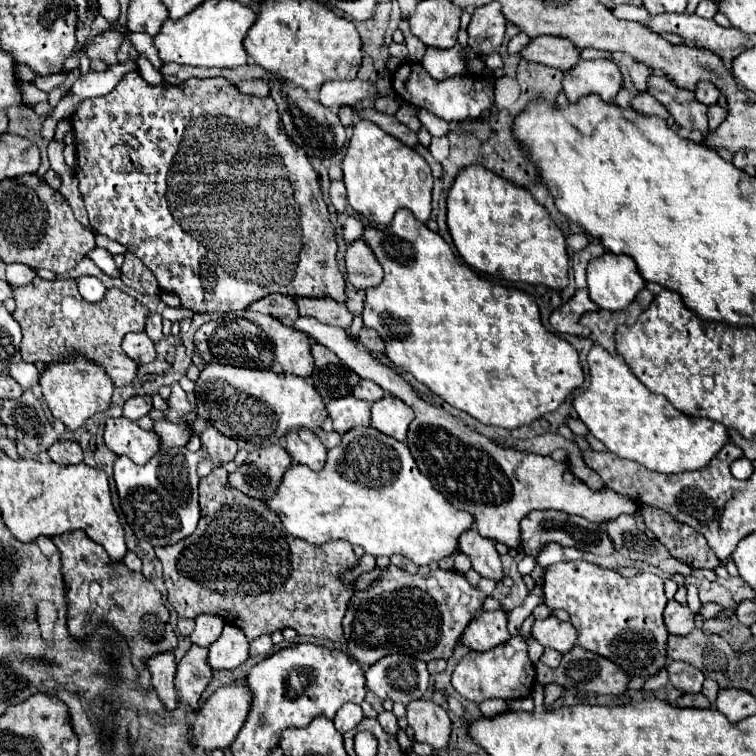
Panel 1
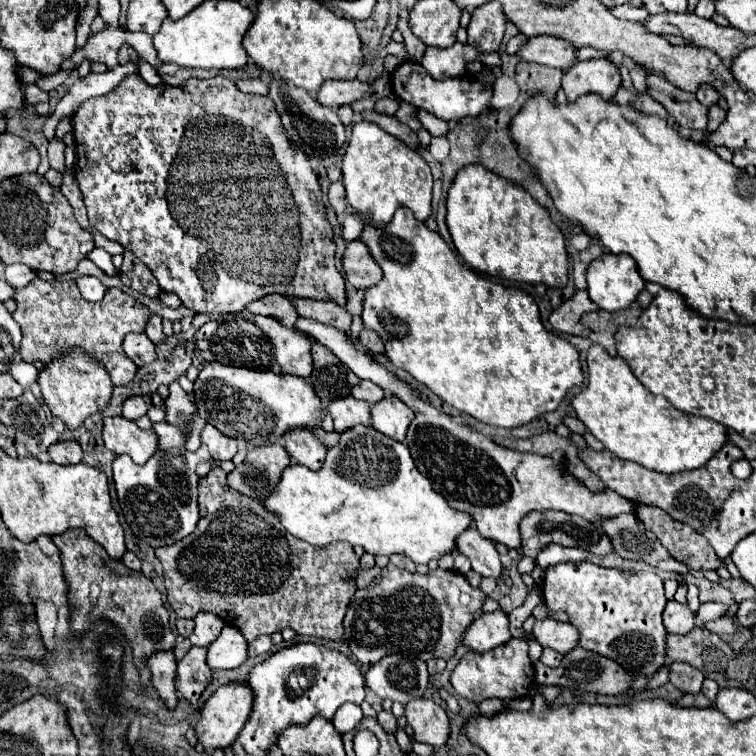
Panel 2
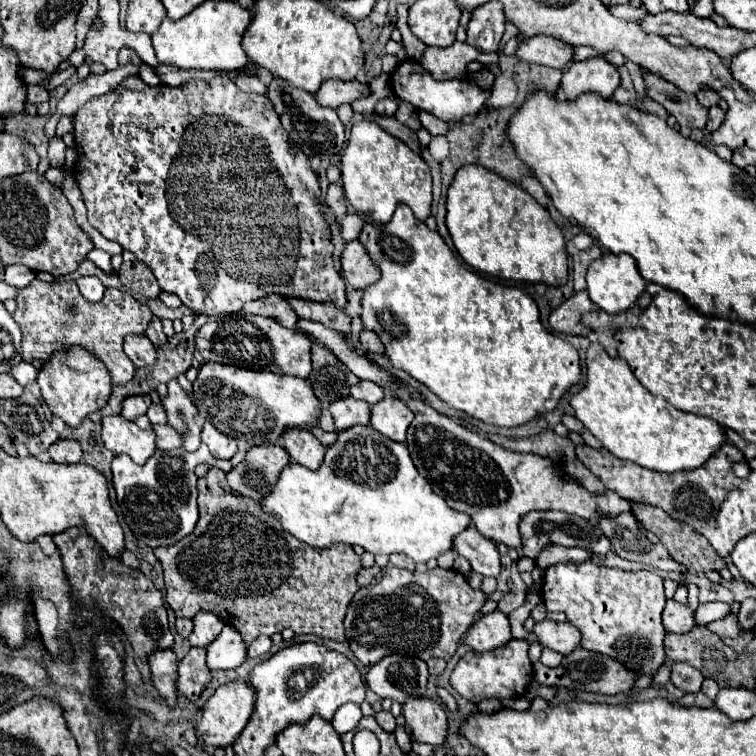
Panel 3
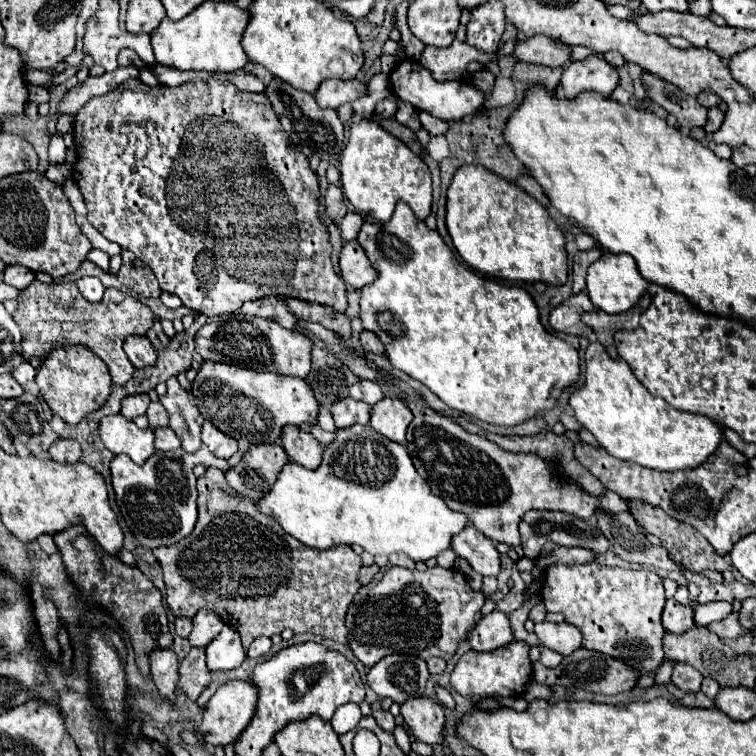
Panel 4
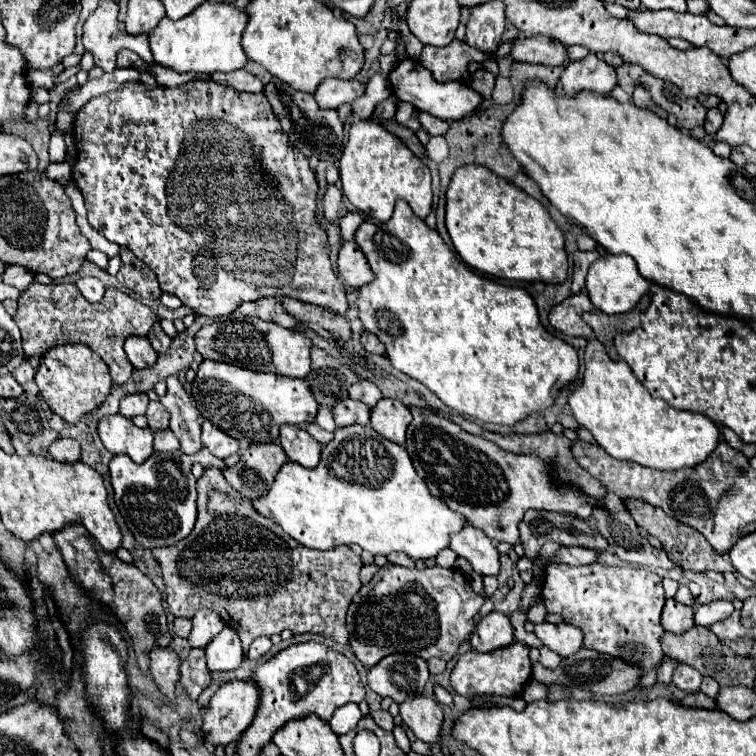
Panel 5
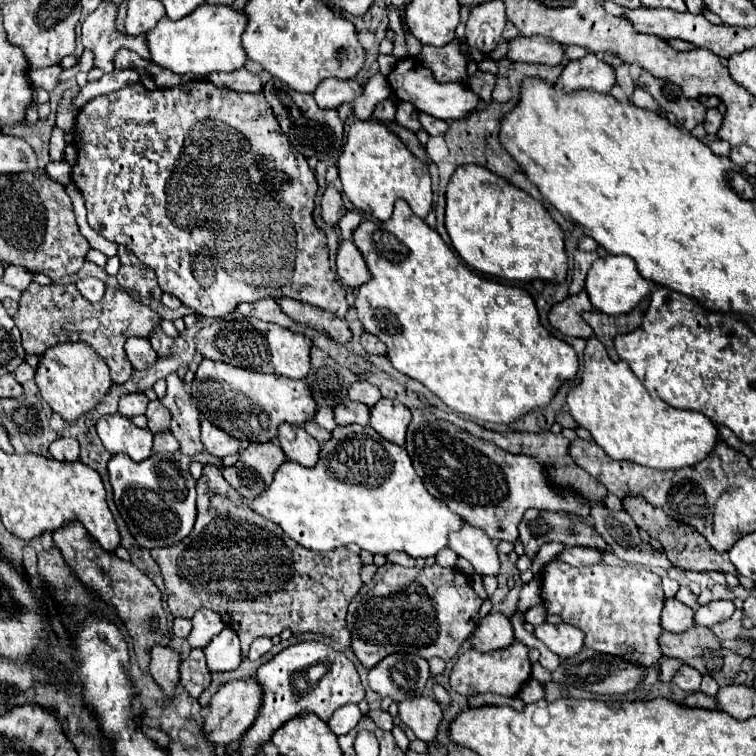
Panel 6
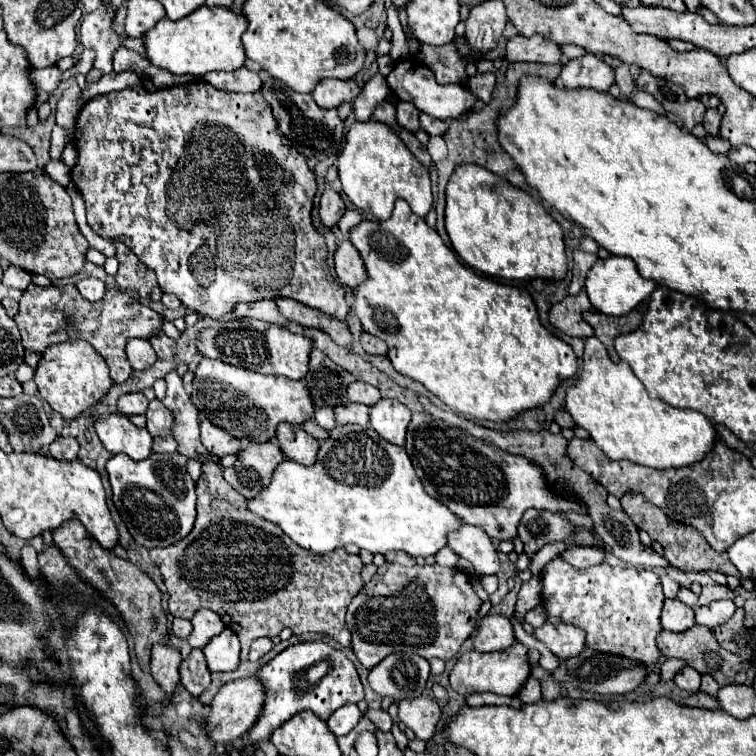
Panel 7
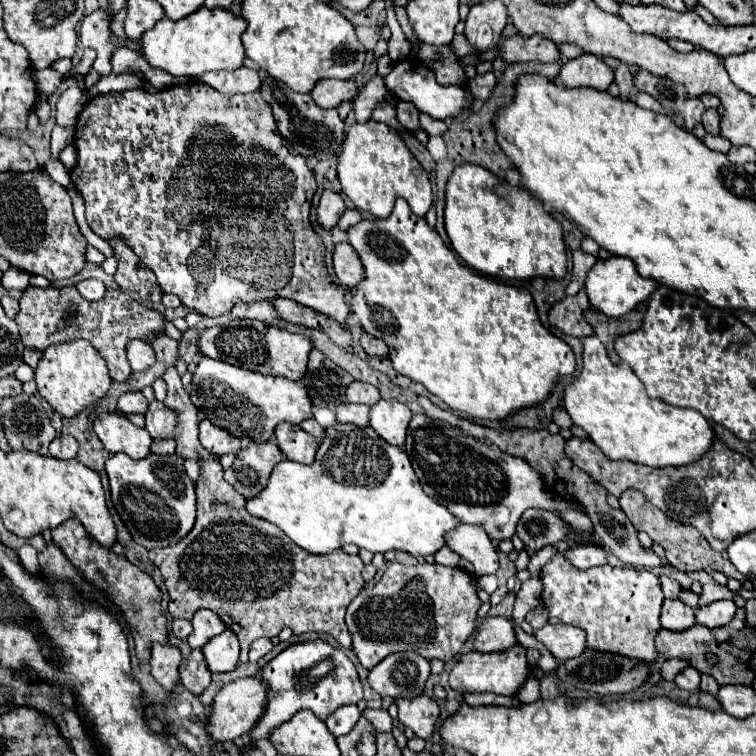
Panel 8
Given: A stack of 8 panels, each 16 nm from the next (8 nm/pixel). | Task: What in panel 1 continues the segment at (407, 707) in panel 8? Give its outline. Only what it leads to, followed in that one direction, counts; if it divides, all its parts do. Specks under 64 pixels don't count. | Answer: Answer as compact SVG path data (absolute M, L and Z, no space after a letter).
M414 700L408 704L408 724L414 732L416 742L432 744L434 750L448 746L452 722L446 710L432 700Z

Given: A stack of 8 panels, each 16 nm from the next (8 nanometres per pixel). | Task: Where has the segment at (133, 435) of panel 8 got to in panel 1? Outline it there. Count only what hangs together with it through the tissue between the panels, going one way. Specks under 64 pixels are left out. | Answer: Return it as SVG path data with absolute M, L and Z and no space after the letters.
M126 418L106 420L104 440L118 456L130 456L136 464L146 464L160 450L160 436L154 430L142 430Z

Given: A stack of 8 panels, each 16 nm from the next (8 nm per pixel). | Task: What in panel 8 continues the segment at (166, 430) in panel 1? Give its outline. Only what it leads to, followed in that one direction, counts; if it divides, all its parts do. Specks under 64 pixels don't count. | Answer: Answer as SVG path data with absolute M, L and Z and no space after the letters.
M164 438L164 440L156 440L152 444L152 452L154 454L174 454L176 452L176 442L172 438Z

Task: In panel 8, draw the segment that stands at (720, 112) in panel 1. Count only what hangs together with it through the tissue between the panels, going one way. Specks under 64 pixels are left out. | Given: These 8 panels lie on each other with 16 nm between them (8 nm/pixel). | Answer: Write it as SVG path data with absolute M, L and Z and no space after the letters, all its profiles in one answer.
M714 108L706 110L702 124L704 124L708 134L720 134L720 114L718 114L718 110L714 110Z

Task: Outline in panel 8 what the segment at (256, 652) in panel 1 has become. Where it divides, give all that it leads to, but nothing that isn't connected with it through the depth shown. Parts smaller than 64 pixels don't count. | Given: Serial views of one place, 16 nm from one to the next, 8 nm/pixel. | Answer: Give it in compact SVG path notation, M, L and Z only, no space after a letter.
M258 638L258 640L254 640L252 646L250 646L250 662L258 662L270 650L272 650L270 638Z

